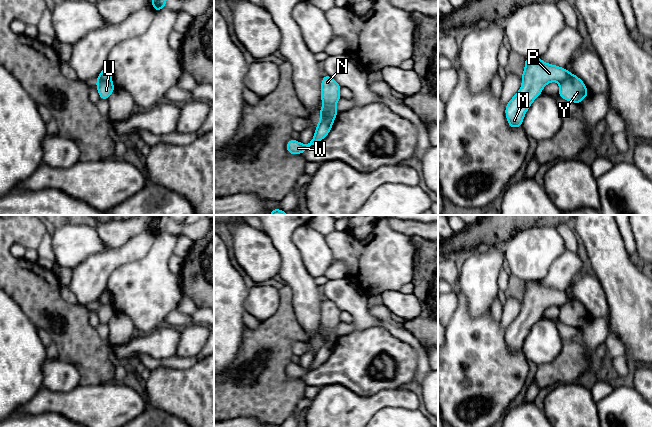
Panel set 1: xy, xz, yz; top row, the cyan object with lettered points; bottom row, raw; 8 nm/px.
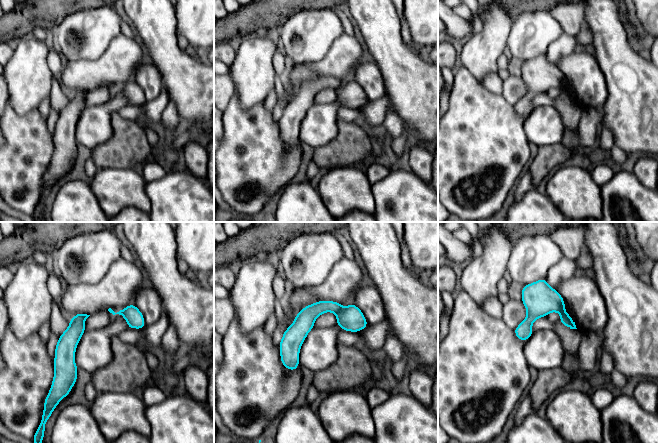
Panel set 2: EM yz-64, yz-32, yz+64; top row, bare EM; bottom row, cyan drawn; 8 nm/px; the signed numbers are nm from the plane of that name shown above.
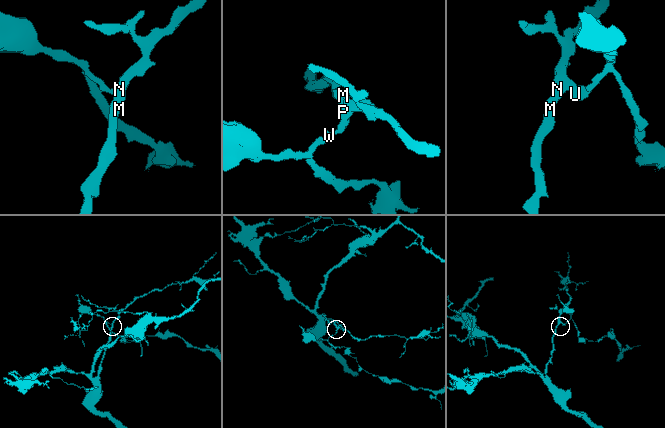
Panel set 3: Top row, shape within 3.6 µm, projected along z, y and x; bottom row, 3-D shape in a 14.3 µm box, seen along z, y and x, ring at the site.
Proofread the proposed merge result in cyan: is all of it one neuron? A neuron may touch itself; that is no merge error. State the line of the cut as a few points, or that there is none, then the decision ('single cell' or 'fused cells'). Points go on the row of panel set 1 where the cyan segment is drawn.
cut in xy along (111, 80), (96, 81); fused cells

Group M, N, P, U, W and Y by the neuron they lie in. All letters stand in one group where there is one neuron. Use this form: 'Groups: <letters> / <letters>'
Groups: M N P / U W Y

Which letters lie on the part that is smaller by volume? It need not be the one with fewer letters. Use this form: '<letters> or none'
U, W, Y

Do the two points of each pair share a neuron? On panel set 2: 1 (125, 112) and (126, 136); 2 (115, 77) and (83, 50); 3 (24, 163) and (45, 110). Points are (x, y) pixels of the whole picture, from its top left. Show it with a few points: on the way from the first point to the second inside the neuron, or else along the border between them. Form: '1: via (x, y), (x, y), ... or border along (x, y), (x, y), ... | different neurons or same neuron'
1: border along (115, 110), (124, 118), (136, 120) | different neurons
2: border along (110, 42), (108, 47), (95, 59), (71, 61) | different neurons
3: border along (38, 108), (41, 115), (46, 119) | different neurons

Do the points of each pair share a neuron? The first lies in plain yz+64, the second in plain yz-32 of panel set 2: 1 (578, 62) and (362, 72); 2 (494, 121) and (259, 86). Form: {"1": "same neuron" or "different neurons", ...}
{"1": "same neuron", "2": "different neurons"}

